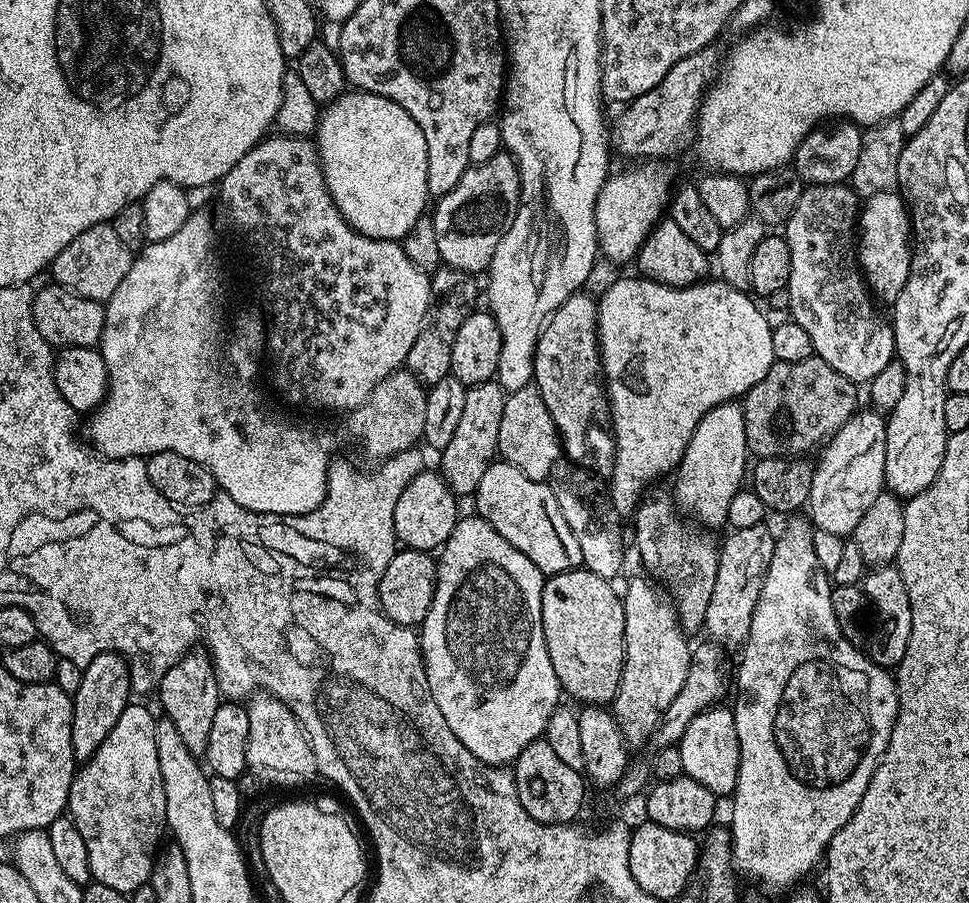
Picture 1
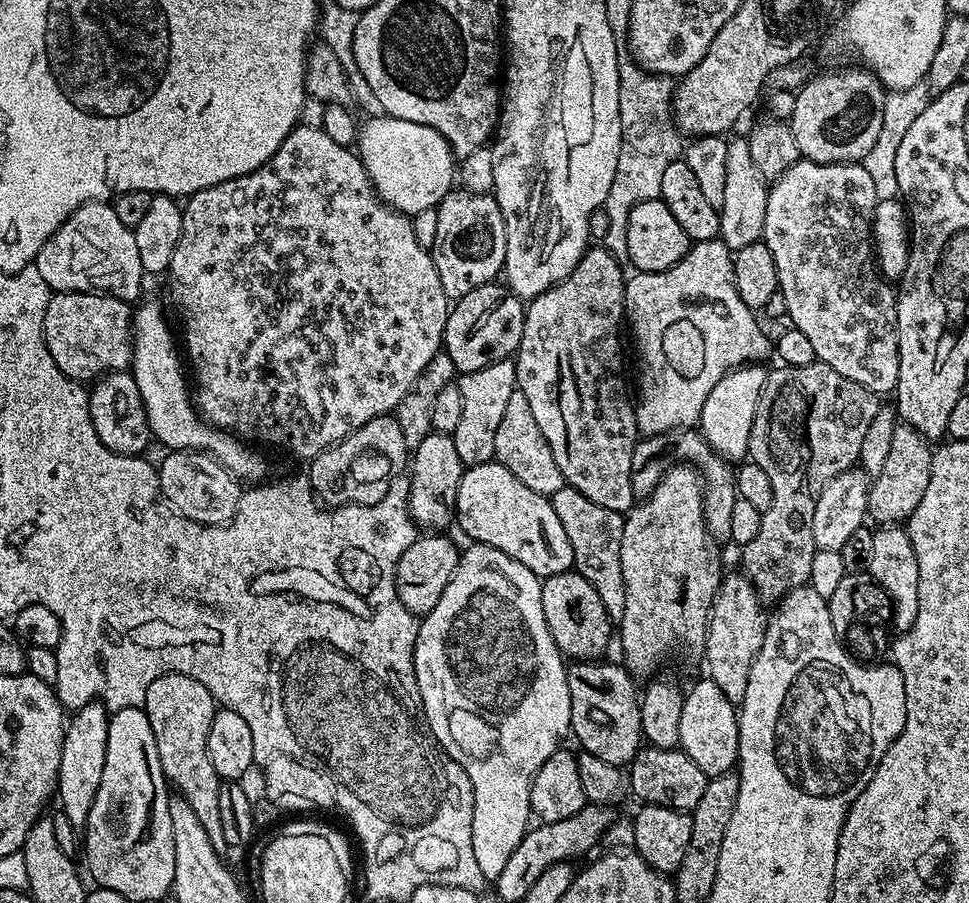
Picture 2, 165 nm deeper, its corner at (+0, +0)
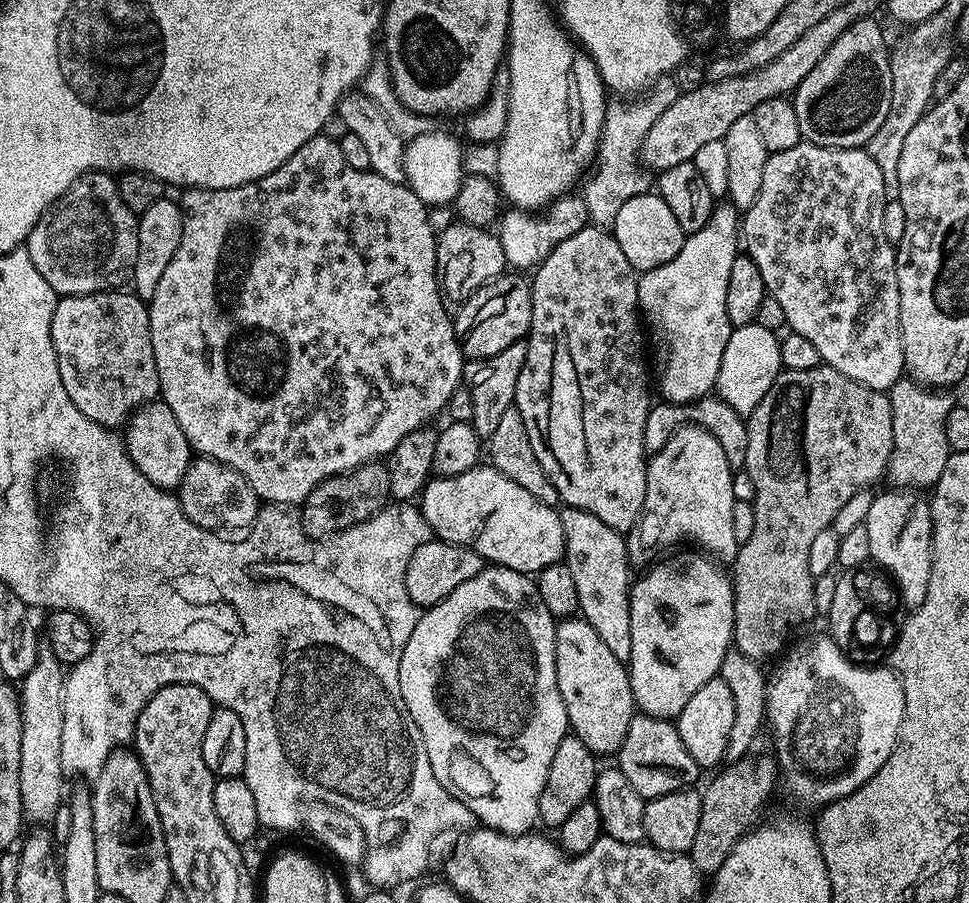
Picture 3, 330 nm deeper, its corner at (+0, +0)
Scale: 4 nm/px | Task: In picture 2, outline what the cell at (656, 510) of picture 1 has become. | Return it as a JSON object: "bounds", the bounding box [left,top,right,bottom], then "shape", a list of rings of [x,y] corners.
{"bounds":[630,427,737,542],"shape":[[[695,427],[677,428],[674,432],[663,432],[637,439],[630,454],[630,486],[636,498],[646,498],[658,486],[658,482],[671,468],[691,466],[700,473],[704,485],[704,521],[708,534],[717,542],[730,541],[730,526],[734,522],[734,502],[737,469],[723,456],[719,456],[706,442],[706,438]]]}

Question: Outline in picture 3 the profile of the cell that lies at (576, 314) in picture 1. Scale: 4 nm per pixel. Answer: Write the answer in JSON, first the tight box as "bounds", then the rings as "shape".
{"bounds":[514,226,650,534],"shape":[[[587,226],[578,230],[576,234],[572,234],[565,241],[558,242],[549,254],[535,269],[534,275],[531,277],[532,286],[532,321],[528,327],[528,350],[526,352],[526,362],[522,366],[522,374],[518,374],[518,386],[516,387],[516,403],[514,407],[522,414],[522,422],[526,422],[526,434],[530,434],[530,446],[534,446],[534,458],[538,458],[542,470],[546,470],[546,478],[550,478],[550,482],[554,486],[554,490],[558,490],[561,501],[567,507],[577,508],[578,510],[586,510],[586,514],[594,514],[594,518],[598,518],[601,522],[606,522],[606,526],[610,526],[618,533],[628,534],[628,531],[637,527],[638,521],[644,510],[644,499],[646,498],[646,474],[648,473],[649,457],[646,455],[646,445],[644,443],[644,431],[646,430],[646,414],[650,407],[650,399],[648,400],[648,364],[644,361],[644,340],[646,344],[646,332],[642,327],[642,313],[640,311],[640,303],[638,302],[638,274],[630,266],[630,262],[626,262],[626,254],[622,254],[622,246],[618,246],[618,242],[612,237],[611,231],[605,230],[603,227]]]}

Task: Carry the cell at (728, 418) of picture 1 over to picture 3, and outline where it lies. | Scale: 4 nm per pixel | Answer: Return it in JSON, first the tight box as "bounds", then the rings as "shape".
{"bounds":[715,322,782,417],"shape":[[[755,322],[746,326],[733,328],[730,342],[726,342],[726,350],[722,350],[722,366],[718,366],[715,395],[726,401],[739,416],[749,417],[766,398],[766,390],[774,386],[782,371],[782,354],[780,353],[781,337],[777,333],[766,330],[766,326],[758,326]]]}

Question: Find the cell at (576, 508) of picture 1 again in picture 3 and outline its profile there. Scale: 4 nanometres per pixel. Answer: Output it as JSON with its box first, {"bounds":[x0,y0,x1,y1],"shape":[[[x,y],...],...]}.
{"bounds":[559,506,634,662],"shape":[[[567,506],[559,509],[564,535],[563,563],[567,564],[570,575],[574,578],[574,590],[578,590],[579,615],[598,633],[602,643],[614,654],[614,658],[626,662],[630,658],[630,581],[634,572],[628,569],[628,548],[624,545],[625,537],[616,532],[606,522],[594,518],[594,514],[586,514],[586,510],[578,510]]]}

